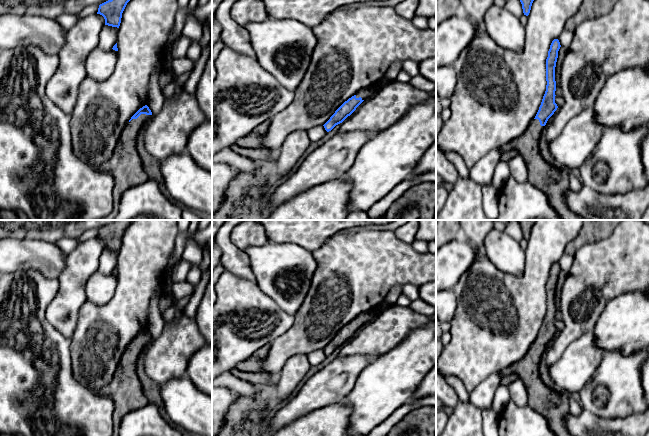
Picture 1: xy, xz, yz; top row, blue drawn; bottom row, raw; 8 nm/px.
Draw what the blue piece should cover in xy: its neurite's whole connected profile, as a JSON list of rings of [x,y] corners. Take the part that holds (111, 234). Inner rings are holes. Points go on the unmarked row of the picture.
[[[114,220],[99,229],[97,238],[104,241],[105,249],[119,252],[122,237],[131,222],[132,220]]]

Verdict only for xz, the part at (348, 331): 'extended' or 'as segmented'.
extended

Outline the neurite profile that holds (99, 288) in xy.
[[[96,271],[85,284],[86,301],[98,306],[107,304],[114,296],[117,285],[117,275]]]

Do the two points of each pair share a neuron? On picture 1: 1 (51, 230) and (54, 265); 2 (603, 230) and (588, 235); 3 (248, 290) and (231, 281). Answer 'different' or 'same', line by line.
1: different
2: same
3: same

